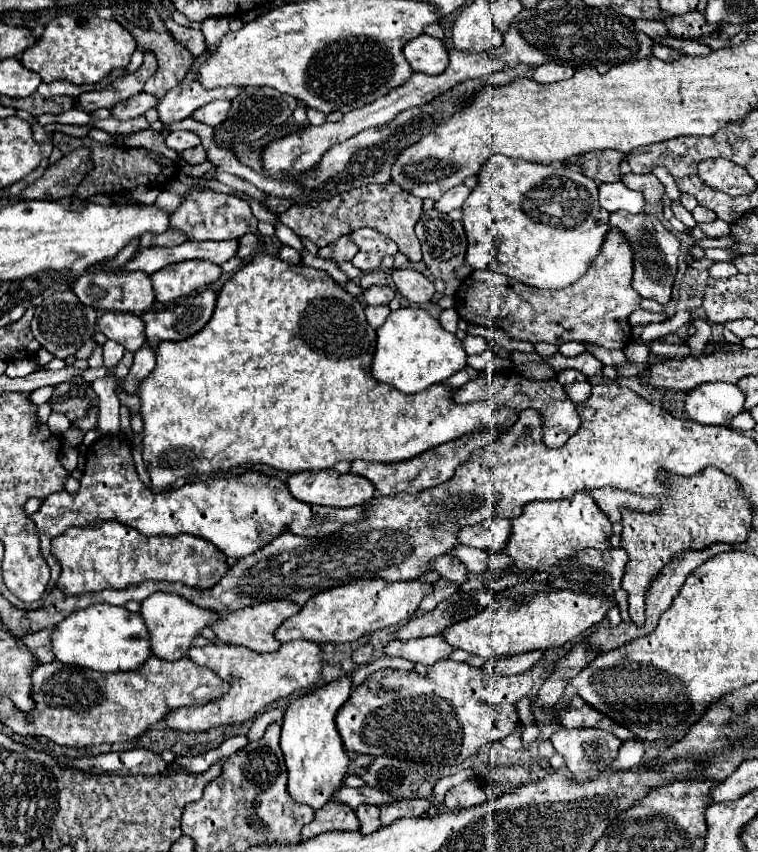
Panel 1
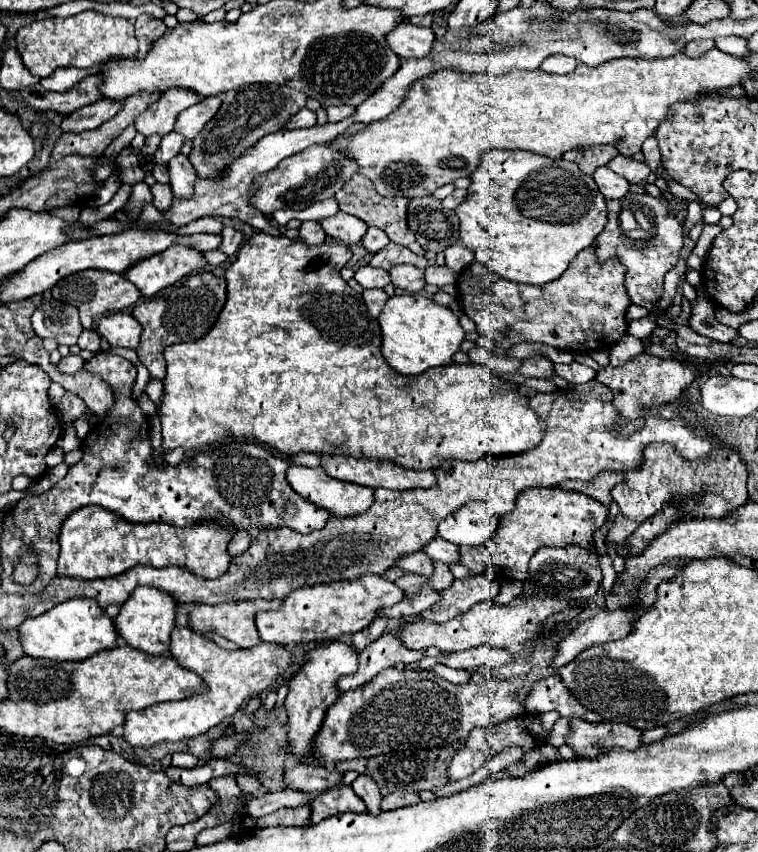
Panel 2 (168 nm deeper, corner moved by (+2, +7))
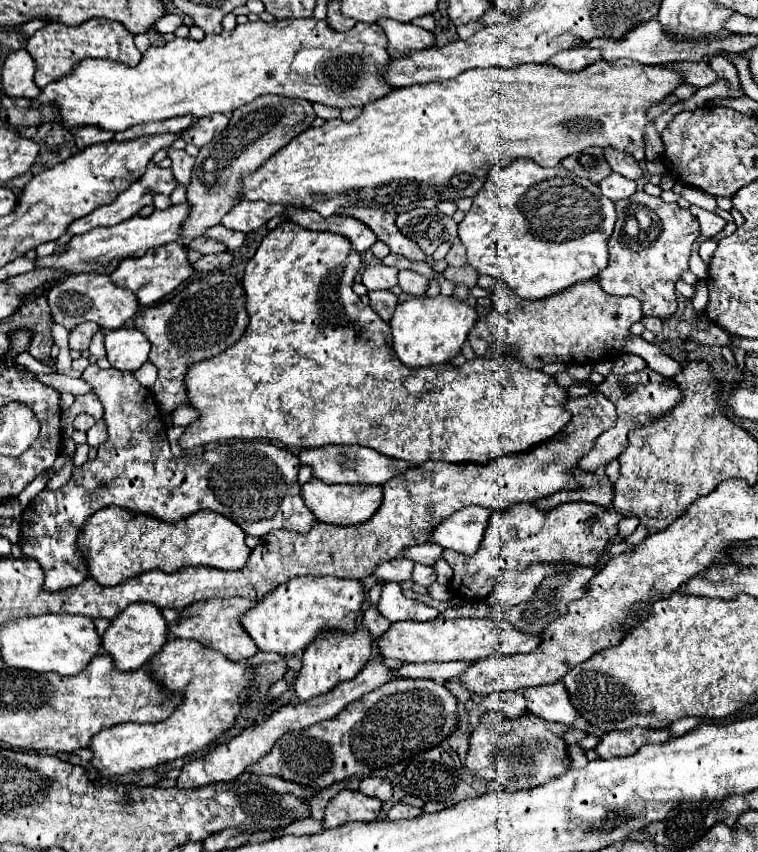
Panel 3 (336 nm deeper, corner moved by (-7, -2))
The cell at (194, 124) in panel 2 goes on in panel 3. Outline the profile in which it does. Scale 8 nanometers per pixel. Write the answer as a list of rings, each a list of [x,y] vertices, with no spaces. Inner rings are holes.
[[[209,115],[209,117],[203,117],[203,119],[197,119],[195,125],[191,129],[187,129],[183,133],[183,141],[185,143],[193,143],[197,147],[203,147],[205,143],[209,143],[215,133],[223,131],[229,123],[229,117],[227,115]]]

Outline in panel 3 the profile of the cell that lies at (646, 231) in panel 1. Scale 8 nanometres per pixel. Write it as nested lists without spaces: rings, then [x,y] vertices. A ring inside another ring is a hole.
[[[635,191],[629,199],[621,199],[615,203],[617,207],[617,223],[615,231],[609,237],[609,265],[599,273],[599,283],[603,291],[609,295],[633,295],[643,303],[645,317],[671,317],[677,311],[677,297],[675,297],[675,283],[689,269],[691,245],[699,237],[699,223],[691,215],[691,211],[681,209],[677,203],[665,203],[661,197],[651,197],[645,191]],[[627,221],[637,221],[637,235],[629,235]]]

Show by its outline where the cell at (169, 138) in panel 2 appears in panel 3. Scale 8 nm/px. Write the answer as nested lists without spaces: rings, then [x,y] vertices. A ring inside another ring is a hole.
[[[151,160],[147,165],[145,175],[139,181],[135,181],[127,191],[123,191],[113,203],[103,205],[103,207],[95,209],[93,213],[73,221],[67,227],[67,233],[81,235],[95,227],[117,225],[129,217],[137,215],[141,207],[151,205],[155,193],[171,195],[171,191],[175,187],[177,187],[177,179],[173,177],[173,171],[169,167],[161,169]]]

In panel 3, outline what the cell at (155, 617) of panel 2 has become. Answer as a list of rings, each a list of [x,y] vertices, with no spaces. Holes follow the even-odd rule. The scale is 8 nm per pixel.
[[[133,603],[117,619],[111,621],[109,629],[101,637],[101,647],[109,657],[113,659],[115,667],[121,671],[133,671],[147,665],[147,661],[153,659],[153,655],[163,647],[161,643],[167,641],[167,623],[159,611],[159,607],[153,607],[149,603]]]

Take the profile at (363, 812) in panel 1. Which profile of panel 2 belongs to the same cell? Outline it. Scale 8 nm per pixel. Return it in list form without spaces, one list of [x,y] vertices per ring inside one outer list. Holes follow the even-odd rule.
[[[360,774],[350,786],[352,786],[352,790],[364,800],[364,804],[368,806],[368,812],[370,812],[370,814],[378,816],[378,814],[382,812],[382,810],[380,810],[380,800],[382,800],[382,796],[380,796],[380,790],[378,790],[376,782],[372,782],[372,778]]]

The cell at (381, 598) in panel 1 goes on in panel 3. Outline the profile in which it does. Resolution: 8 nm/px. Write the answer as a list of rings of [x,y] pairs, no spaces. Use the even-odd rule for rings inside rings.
[[[297,577],[275,587],[257,601],[255,607],[241,615],[241,627],[249,633],[259,651],[275,651],[291,657],[297,649],[305,649],[321,631],[355,629],[355,615],[363,603],[363,587],[355,579],[339,577]]]

